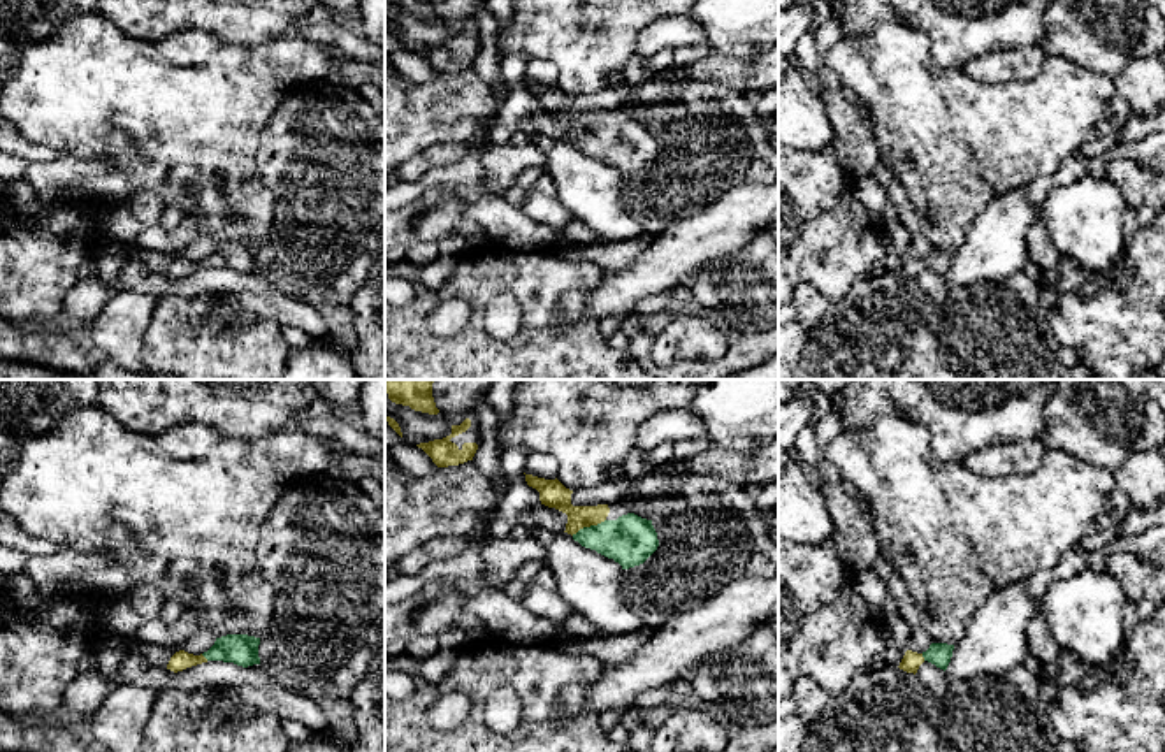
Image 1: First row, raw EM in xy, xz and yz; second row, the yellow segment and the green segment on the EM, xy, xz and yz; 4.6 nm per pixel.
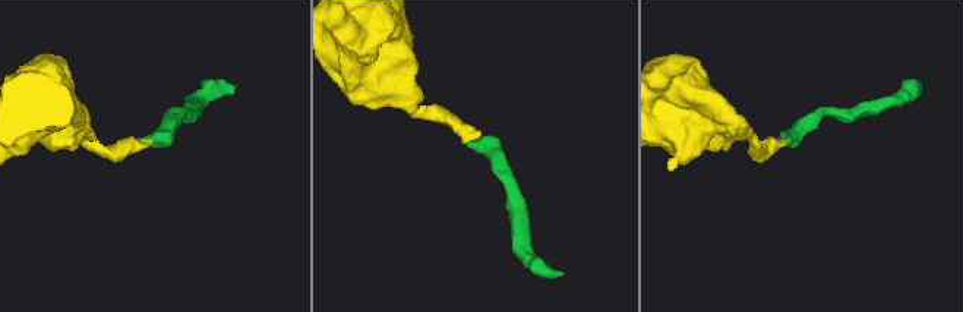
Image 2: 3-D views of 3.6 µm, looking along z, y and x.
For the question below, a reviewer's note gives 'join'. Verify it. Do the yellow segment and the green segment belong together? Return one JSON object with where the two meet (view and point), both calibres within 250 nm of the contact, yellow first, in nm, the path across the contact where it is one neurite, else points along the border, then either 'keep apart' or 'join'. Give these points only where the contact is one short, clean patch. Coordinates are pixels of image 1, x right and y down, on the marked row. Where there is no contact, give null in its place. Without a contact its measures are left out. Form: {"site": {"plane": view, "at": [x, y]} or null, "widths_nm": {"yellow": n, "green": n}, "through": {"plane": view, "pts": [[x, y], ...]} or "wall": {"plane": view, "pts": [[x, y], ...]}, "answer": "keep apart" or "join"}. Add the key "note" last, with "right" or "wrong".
{"site": {"plane": "xz", "at": [587, 526]}, "widths_nm": {"yellow": 120, "green": 240}, "through": {"plane": "xz", "pts": [[552, 492], [587, 526], [608, 538], [629, 540]]}, "answer": "join", "note": "right"}

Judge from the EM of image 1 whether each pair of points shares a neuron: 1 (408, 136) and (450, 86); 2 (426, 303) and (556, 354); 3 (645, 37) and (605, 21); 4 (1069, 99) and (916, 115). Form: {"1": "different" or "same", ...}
{"1": "same", "2": "same", "3": "different", "4": "same"}

